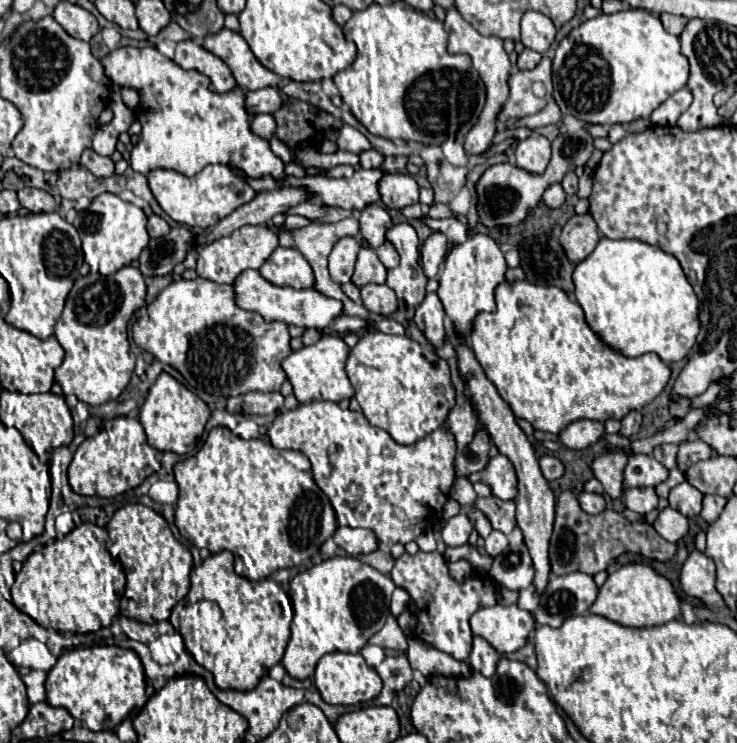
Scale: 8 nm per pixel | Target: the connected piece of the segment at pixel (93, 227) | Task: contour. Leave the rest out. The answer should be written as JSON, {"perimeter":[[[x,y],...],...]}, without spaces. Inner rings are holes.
{"perimeter":[[[109,192],[97,196],[85,212],[79,212],[73,226],[79,230],[85,262],[91,266],[93,272],[97,270],[103,276],[115,274],[119,268],[137,260],[141,250],[149,242],[149,234],[145,228],[147,216],[143,214],[143,210],[133,206],[131,202],[123,202],[119,196]]]}

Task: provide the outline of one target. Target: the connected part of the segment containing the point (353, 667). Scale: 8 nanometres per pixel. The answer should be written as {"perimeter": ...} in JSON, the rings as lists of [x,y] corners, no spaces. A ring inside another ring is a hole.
{"perimeter":[[[331,652],[325,654],[317,668],[315,668],[315,686],[321,694],[321,698],[327,704],[343,704],[343,706],[353,706],[359,702],[369,702],[381,692],[381,678],[379,674],[367,666],[361,654],[349,654],[349,652]]]}

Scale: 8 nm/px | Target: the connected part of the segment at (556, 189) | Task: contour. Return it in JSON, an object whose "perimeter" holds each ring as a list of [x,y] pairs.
{"perimeter":[[[551,184],[551,188],[547,188],[547,192],[543,194],[543,202],[549,206],[549,208],[559,208],[563,202],[565,202],[565,192],[561,188],[561,184]]]}

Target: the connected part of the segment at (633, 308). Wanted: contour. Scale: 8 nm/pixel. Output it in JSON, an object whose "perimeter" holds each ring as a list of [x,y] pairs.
{"perimeter":[[[601,238],[597,248],[575,266],[573,282],[575,296],[585,312],[587,324],[603,338],[603,342],[617,348],[625,356],[655,352],[665,364],[671,364],[683,360],[693,348],[699,332],[699,300],[687,282],[679,260],[661,248],[639,240]]]}

